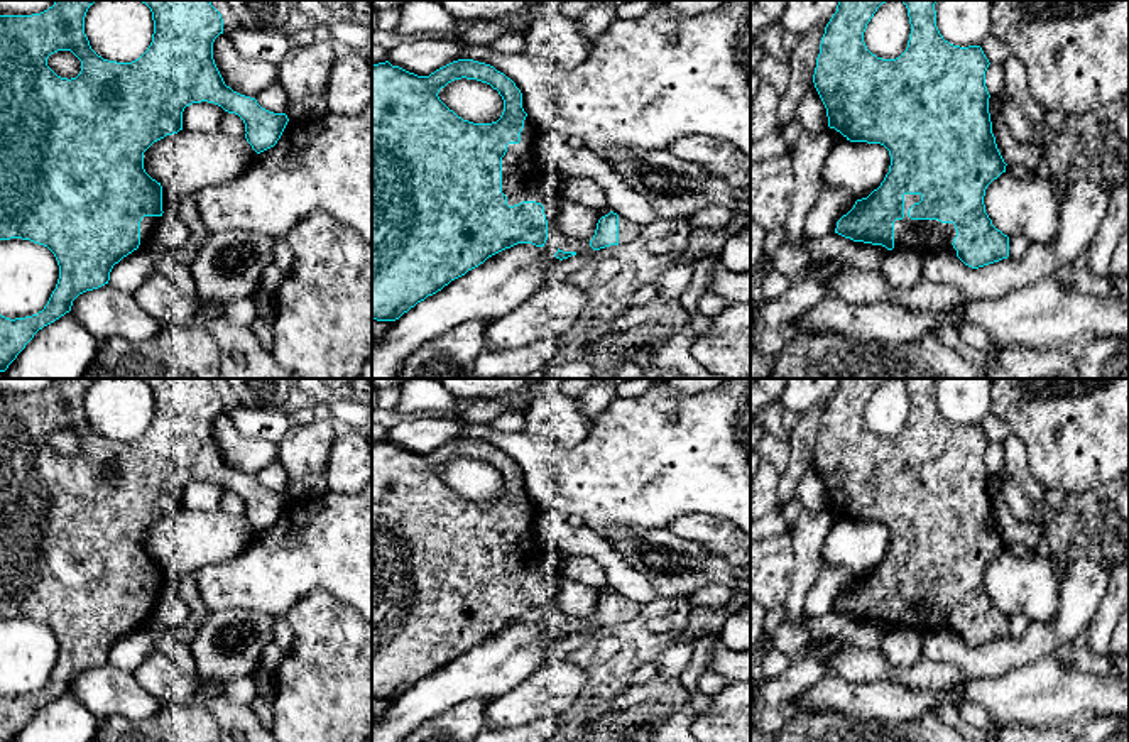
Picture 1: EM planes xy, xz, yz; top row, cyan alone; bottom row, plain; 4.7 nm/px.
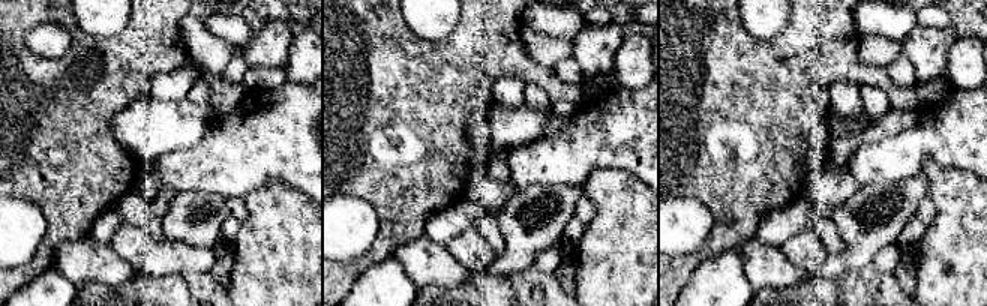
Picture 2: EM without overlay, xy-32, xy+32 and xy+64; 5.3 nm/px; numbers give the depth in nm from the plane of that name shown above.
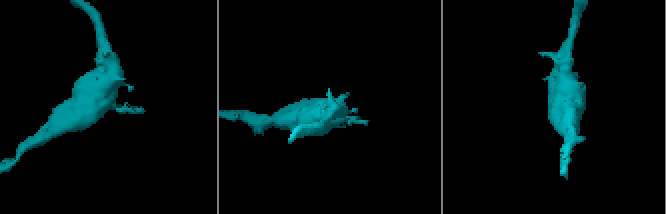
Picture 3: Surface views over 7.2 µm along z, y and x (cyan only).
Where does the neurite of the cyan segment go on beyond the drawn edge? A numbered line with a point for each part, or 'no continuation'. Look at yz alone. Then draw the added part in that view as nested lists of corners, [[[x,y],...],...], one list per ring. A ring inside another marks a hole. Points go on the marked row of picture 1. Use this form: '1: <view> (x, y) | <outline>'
1: yz (927, 237) | [[[904,194],[904,218],[894,221],[894,248],[914,250],[926,257],[941,250],[957,255],[953,238],[957,230],[953,223],[941,223],[938,220],[911,220],[908,210],[921,201],[921,194]]]

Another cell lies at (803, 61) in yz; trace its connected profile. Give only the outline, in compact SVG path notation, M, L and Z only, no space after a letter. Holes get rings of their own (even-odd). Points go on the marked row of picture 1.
M818 27L799 37L799 44L789 59L789 81L781 95L781 120L786 125L796 118L798 105L803 95L815 86L813 74L820 54L825 27Z

